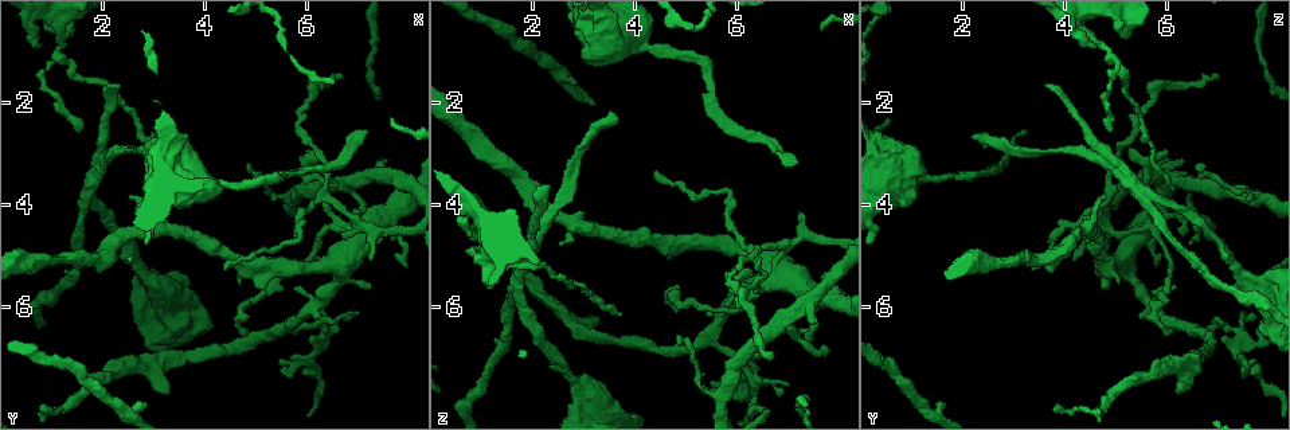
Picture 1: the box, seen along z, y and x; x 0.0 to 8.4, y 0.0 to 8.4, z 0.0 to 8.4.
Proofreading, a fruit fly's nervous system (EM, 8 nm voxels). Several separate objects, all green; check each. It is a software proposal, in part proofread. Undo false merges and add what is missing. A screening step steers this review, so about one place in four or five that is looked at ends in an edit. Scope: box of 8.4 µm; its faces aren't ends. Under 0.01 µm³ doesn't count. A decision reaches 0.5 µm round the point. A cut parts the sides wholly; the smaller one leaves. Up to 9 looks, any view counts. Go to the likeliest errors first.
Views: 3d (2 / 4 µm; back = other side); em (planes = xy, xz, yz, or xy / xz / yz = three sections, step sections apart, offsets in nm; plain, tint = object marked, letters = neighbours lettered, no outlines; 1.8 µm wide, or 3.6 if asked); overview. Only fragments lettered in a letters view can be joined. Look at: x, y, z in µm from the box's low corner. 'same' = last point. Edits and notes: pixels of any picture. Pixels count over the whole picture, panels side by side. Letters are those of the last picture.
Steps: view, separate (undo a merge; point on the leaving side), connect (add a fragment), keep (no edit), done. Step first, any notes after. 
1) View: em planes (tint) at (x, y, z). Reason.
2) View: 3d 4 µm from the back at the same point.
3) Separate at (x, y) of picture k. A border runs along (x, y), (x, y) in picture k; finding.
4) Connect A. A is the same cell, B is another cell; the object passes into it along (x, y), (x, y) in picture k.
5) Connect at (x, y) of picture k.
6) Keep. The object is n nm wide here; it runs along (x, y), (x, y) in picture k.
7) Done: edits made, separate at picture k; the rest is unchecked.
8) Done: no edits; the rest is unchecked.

View: 3d 2 µm at (1.65, 3.85, 5.75). Three arms meet.

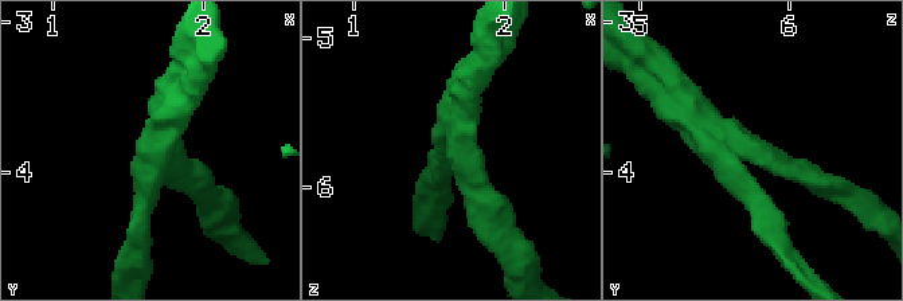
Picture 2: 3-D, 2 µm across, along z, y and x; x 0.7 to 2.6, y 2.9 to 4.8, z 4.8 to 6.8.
View: em planes (letters) at (1.72, 3.82, 5.70). 3 arms meet here; the arms are 170, 200, 220 nm wide.

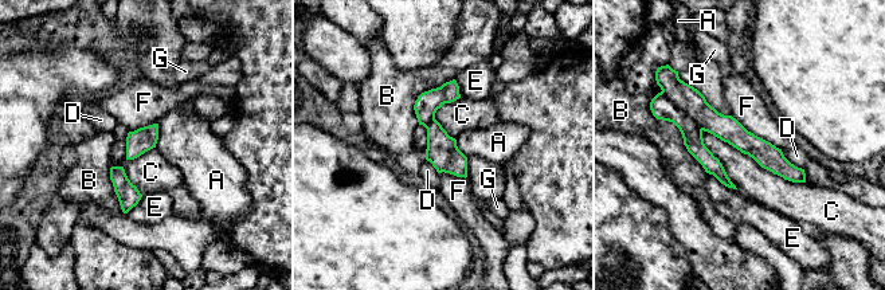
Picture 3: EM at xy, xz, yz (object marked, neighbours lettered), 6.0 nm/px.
Separate at (661, 106) of picture 3. A, B, C, D, E, F and G are other cells; the part that leaves runs along (673, 109), (696, 148), (727, 181) in picture 3; a second cell is stuck on.

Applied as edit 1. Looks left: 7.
View: 3d 4 µm at (1.10, 1.10, 4.95). Calibre changes.

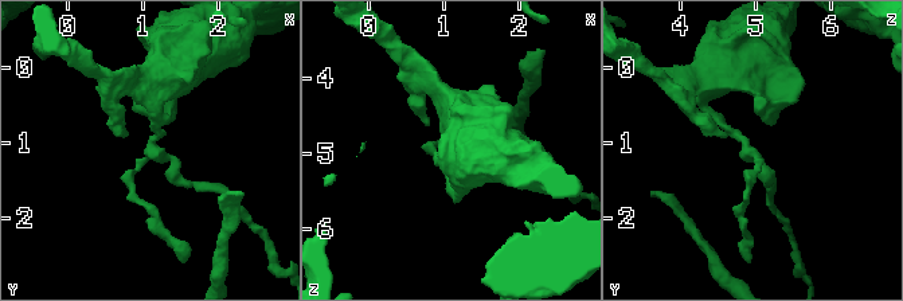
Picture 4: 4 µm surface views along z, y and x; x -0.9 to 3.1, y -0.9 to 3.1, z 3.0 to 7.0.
View: em 3.6 µm planes (tint) at (1.10, 1.15, 4.95). 3 arms meet here.

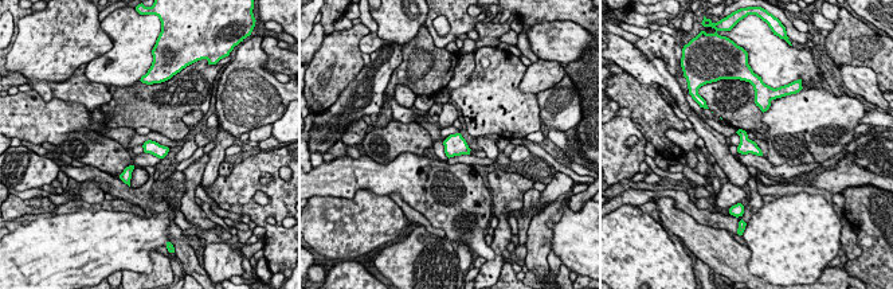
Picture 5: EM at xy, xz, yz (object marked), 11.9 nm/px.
View: em 3.6 µm planes (letters) at the same point.

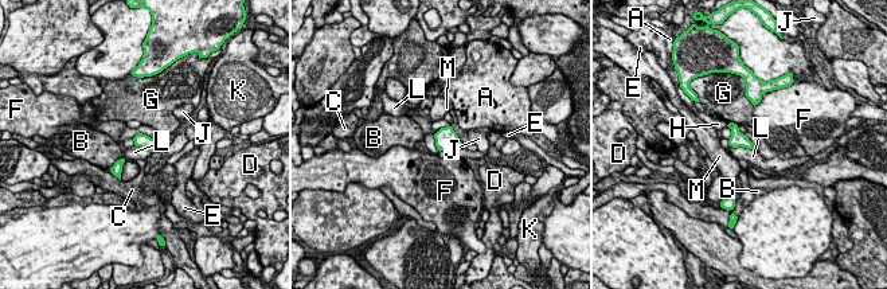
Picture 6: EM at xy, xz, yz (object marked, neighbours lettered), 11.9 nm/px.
Keep. The object is 160 nm wide here; A, B, C, D, E, F, G, H, J, K, L and M are other cells; a border runs along (730, 145), (753, 149) in picture 6; one cell here.

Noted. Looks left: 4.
View: overview. Redraw.

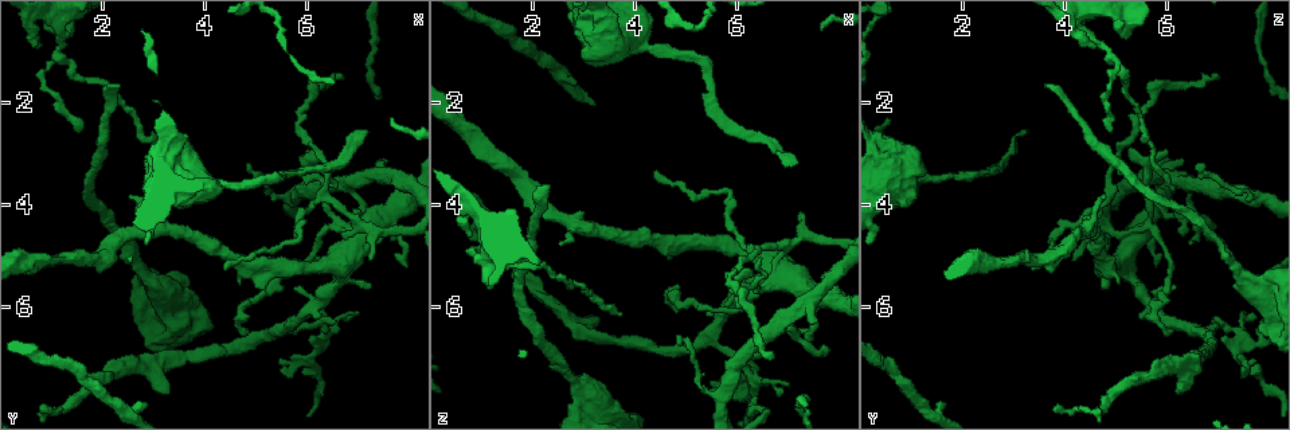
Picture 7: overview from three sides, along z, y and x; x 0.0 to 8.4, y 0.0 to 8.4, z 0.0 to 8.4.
View: 3d 2 µm at (6.50, 4.30, 5.65). Three arms meet.

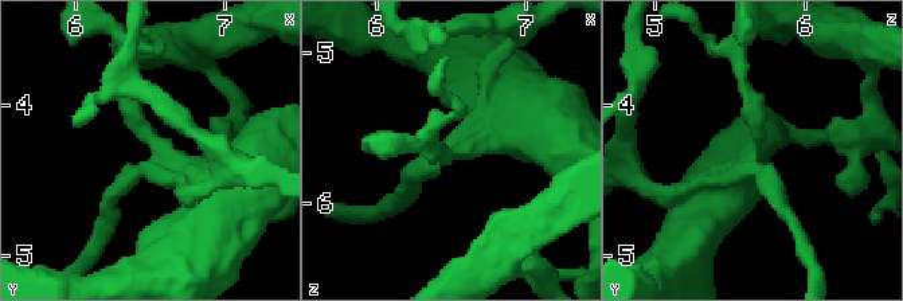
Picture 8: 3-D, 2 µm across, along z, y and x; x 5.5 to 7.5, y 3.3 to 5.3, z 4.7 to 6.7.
View: em xz step 8 (tint) at (6.56, 4.28, 5.62). 3 arms meet here; now the EM.

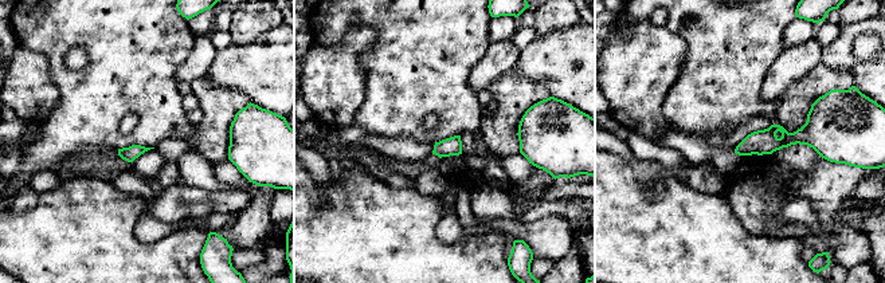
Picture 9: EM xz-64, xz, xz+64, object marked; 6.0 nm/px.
View: em planes (letters) at the same point. Cut it another way.

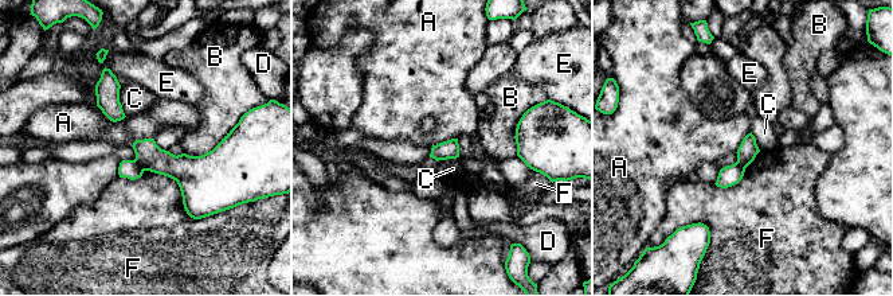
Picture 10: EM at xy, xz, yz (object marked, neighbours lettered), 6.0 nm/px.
Separate at (132, 170) of picture 10. The longest contact is with F, 550 nm; A, B, C, D, E and F are other cells; two cells meet here.

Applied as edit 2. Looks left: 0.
Done: edits made, separate at picture 3, separate at picture 10; the rest is unchecked.

